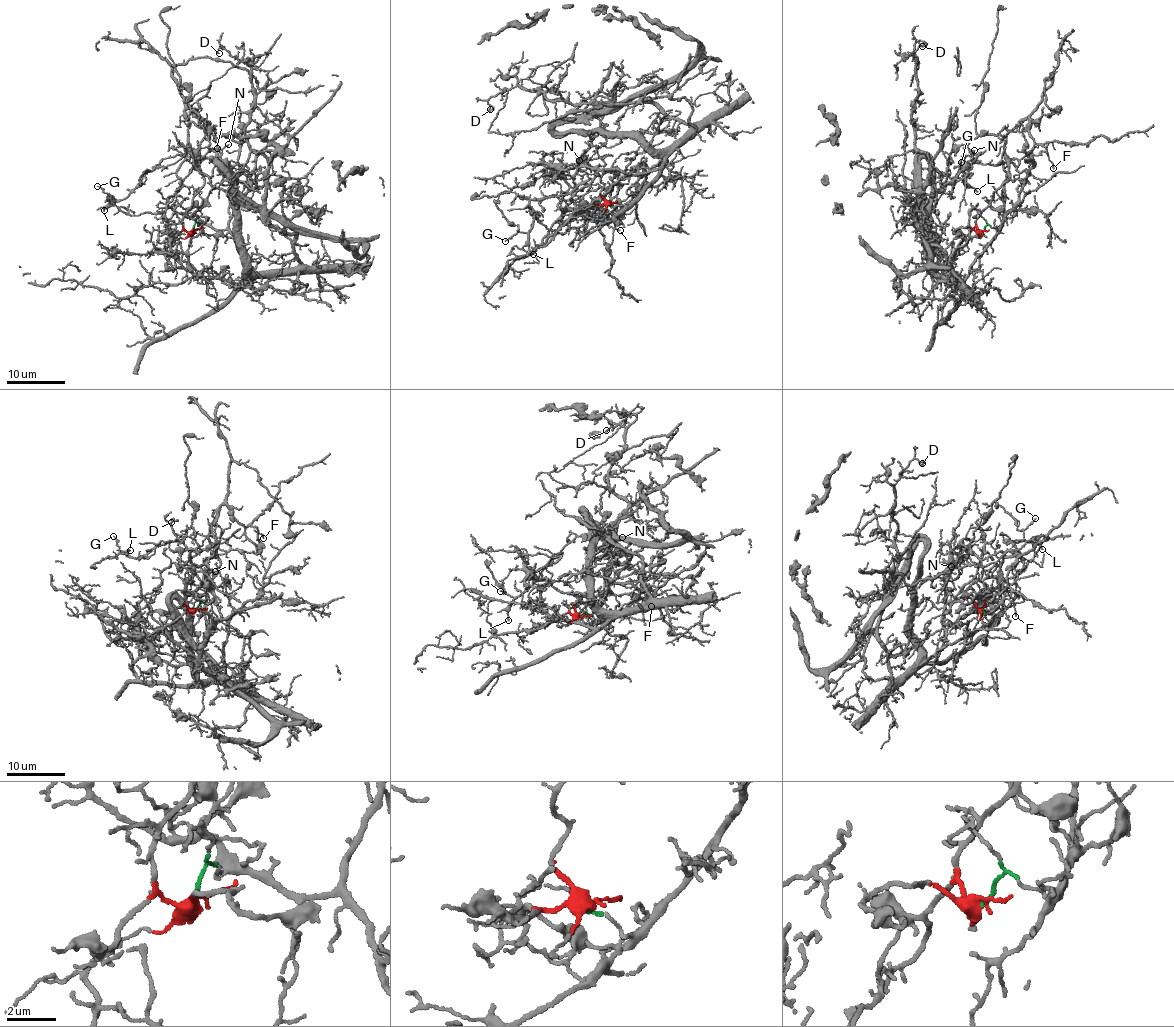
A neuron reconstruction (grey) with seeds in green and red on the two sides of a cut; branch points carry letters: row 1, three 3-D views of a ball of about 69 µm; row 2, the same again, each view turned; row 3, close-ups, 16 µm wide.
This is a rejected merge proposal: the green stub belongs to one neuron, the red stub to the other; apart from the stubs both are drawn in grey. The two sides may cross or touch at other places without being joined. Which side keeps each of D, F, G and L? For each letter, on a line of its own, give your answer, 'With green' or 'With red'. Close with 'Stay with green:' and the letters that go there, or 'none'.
D: With green
F: With red
G: With red
L: With red
Stay with green: D

